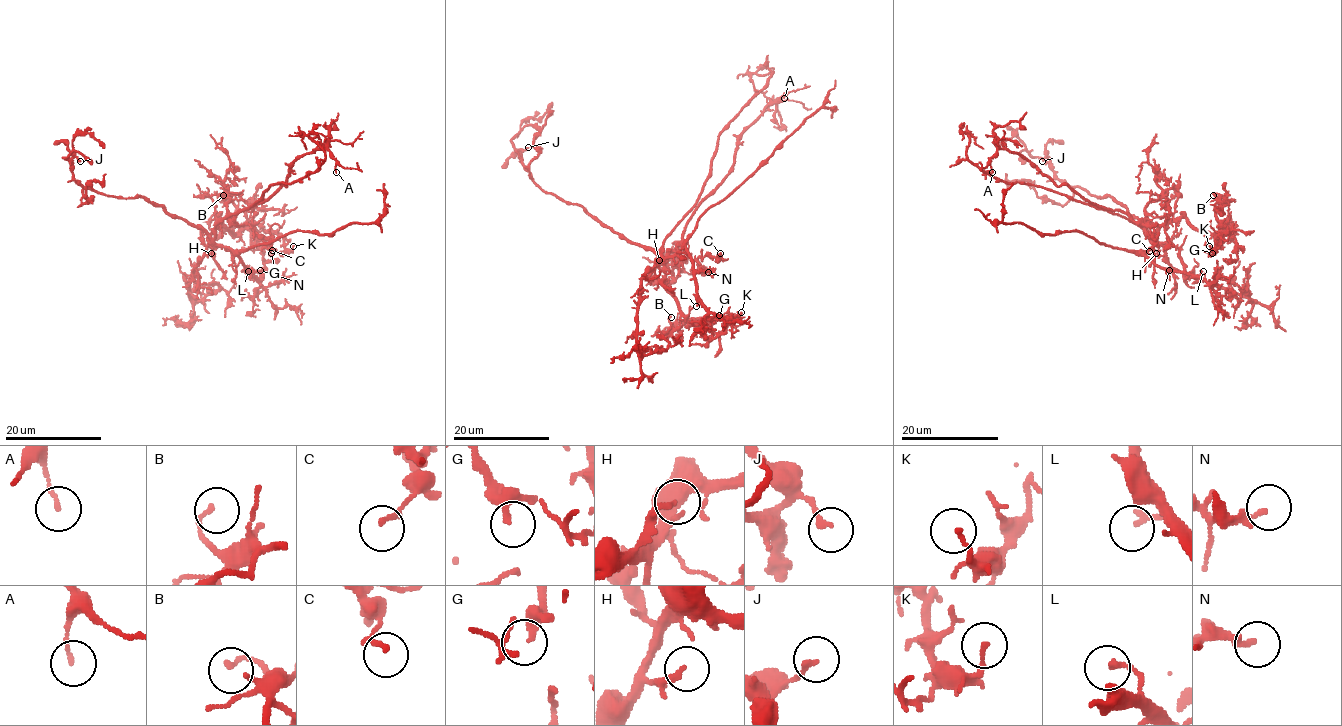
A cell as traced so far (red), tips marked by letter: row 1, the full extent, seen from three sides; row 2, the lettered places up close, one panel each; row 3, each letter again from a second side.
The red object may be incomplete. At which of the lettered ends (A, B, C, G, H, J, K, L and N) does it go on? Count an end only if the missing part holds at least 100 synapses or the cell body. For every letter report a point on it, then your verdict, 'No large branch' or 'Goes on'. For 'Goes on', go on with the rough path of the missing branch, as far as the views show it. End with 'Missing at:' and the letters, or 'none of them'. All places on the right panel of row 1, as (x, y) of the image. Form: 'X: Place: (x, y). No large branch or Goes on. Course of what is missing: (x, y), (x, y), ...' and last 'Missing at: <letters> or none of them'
A: Place: (992, 172). No large branch
B: Place: (1213, 195). No large branch
C: Place: (1149, 251). No large branch
G: Place: (1212, 253). No large branch
H: Place: (1156, 253). No large branch
J: Place: (1042, 161). No large branch
K: Place: (1209, 246). No large branch
L: Place: (1203, 271). No large branch
N: Place: (1169, 270). No large branch
Missing at: none of them

